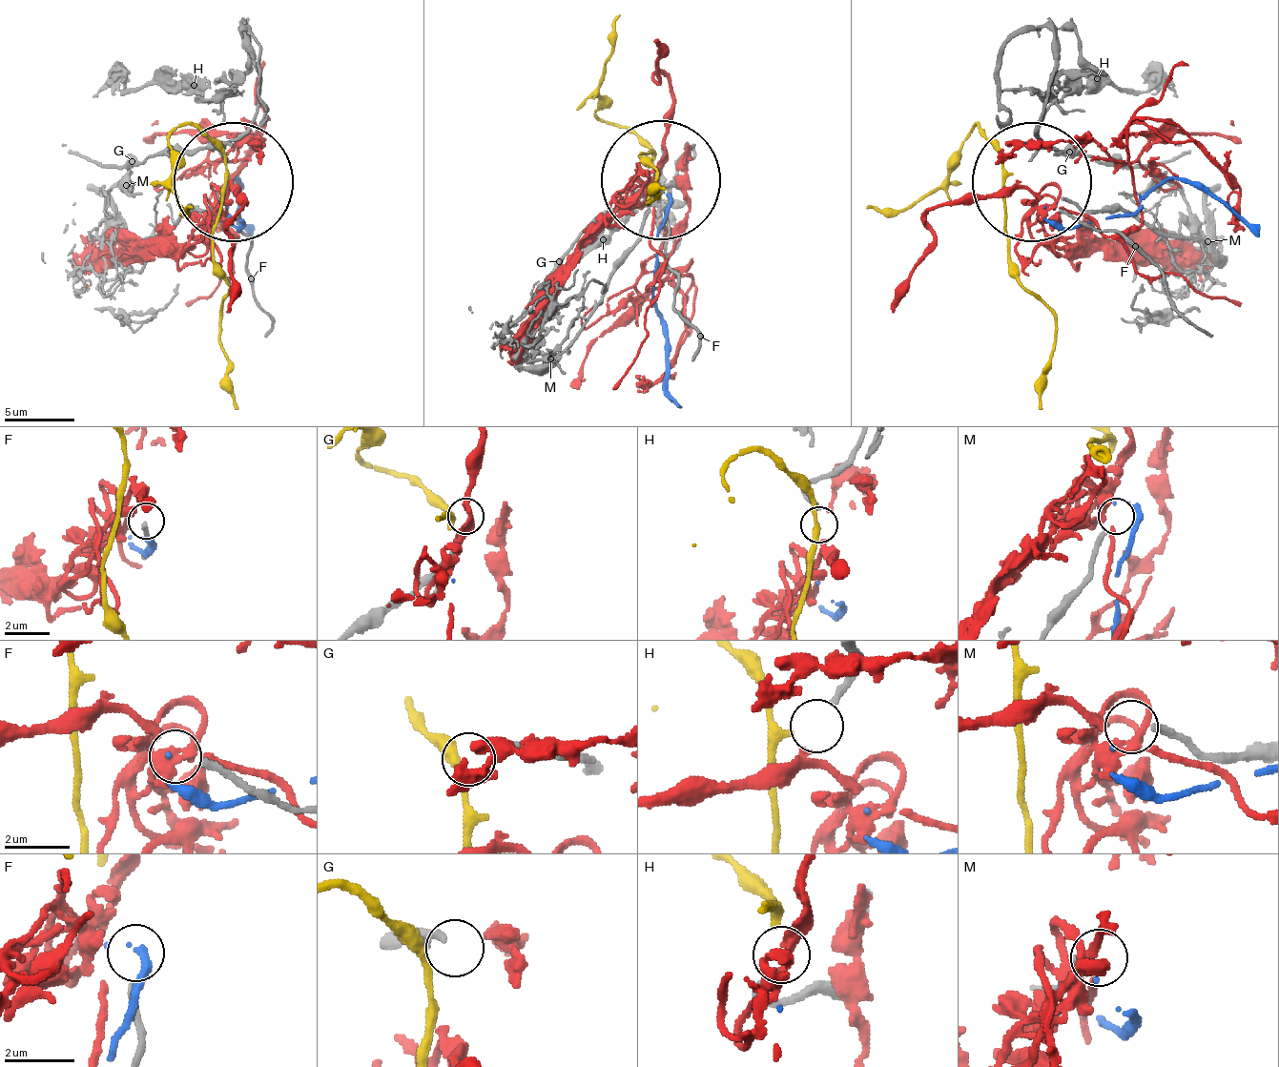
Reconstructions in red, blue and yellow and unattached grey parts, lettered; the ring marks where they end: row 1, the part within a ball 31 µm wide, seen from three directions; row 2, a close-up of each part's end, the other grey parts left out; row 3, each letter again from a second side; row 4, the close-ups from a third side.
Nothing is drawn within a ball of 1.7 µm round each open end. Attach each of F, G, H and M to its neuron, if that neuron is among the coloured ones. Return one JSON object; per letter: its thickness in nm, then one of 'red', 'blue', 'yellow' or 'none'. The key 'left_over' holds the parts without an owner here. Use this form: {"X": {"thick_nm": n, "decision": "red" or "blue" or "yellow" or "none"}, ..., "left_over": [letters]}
{"F": {"thick_nm": 190, "decision": "none"}, "G": {"thick_nm": 200, "decision": "none"}, "H": {"thick_nm": 240, "decision": "red"}, "M": {"thick_nm": 220, "decision": "blue"}, "left_over": ["F", "G"]}

